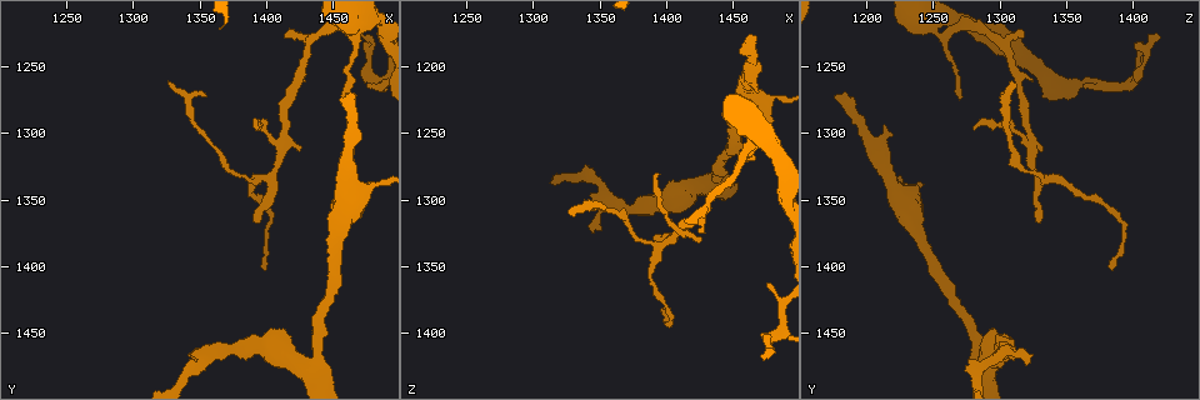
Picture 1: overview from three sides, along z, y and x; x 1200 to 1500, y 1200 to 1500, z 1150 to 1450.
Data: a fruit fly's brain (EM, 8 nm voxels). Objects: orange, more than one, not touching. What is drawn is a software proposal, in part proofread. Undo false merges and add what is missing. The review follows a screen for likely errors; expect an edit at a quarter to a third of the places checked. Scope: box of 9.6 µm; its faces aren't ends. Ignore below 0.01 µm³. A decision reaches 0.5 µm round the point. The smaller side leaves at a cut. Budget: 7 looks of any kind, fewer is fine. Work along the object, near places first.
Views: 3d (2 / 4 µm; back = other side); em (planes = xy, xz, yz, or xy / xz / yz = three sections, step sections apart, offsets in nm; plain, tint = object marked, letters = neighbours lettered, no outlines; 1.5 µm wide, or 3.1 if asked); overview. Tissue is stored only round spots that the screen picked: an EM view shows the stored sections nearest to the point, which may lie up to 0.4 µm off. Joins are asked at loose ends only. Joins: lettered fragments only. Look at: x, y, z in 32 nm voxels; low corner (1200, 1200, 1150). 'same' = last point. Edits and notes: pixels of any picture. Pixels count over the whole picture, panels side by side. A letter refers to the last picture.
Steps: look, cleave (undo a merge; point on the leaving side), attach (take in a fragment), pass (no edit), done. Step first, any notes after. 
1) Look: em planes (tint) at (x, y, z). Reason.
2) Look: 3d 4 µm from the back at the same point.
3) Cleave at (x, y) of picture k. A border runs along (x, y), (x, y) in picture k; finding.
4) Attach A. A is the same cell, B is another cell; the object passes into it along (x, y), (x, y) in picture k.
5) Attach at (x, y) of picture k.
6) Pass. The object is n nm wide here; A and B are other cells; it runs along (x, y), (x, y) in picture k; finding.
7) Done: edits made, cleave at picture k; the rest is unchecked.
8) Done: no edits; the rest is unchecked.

Look: 3d 2 µm at (1474, 1262, 1360). Free end.

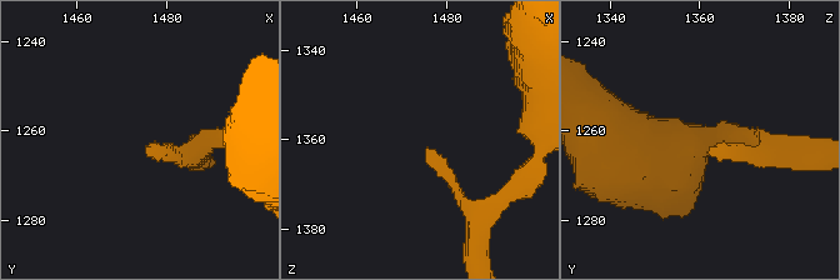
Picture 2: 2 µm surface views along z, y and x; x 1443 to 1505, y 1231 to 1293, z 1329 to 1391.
Look: em planes (letters) at (1475, 1264, 1362). Need the tissue.

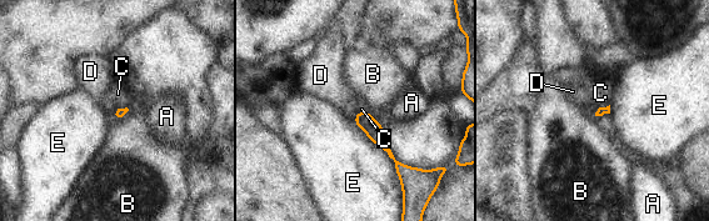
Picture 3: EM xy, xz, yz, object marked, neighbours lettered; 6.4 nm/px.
Pass. A, B, C, D and E are other cells; a border runs along (599, 108), (594, 114) in picture 3; none of them fits.

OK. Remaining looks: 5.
Look: em planes (tint) at (1466, 1222, 1250). Abrupt turn.

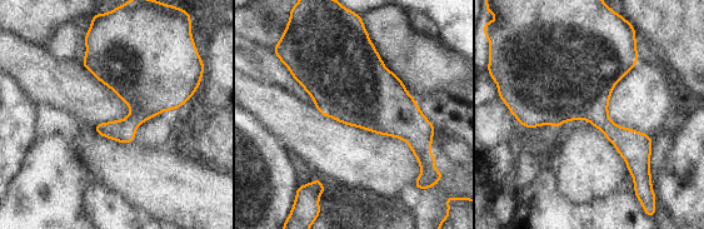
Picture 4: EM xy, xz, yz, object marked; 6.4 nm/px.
Look: em planes (letters) at the same point.

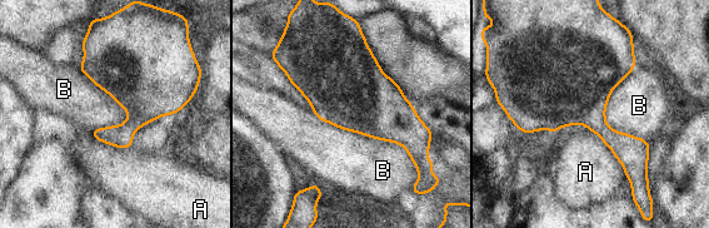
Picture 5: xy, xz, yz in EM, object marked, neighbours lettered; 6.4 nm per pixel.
Pass. A and B are other cells; a border runs along (311, 112), (400, 144), (417, 170) in picture 5; one cell here.

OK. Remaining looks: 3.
Look: em yz step 4 (plain) at (1464, 1272, 1174). Branch stops here.

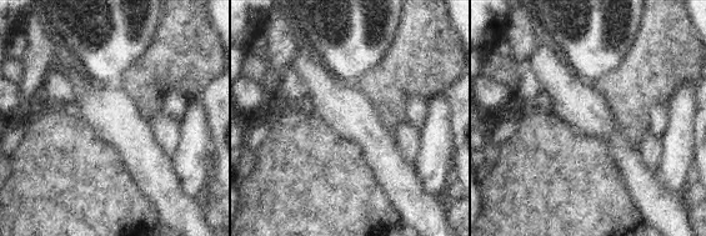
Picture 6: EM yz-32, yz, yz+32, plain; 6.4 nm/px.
Look: em yz step 4 (tint) at the same point.

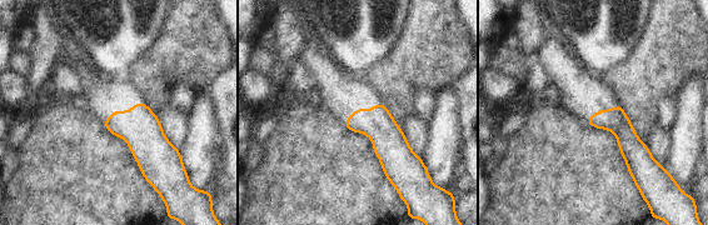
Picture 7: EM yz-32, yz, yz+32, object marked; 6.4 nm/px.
Look: em yz step 4 (letters) at the same point.

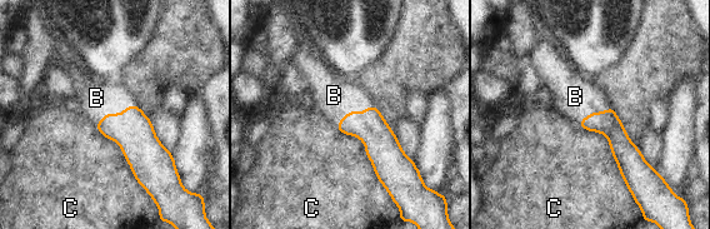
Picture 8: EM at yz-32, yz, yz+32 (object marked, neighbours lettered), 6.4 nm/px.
Attach B. The longest contact is with C, 480 nm; B is the same cell, C is another cell; it goes on there.

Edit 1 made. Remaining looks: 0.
Done: edits made, attach at picture 8; the rest is unchecked.

